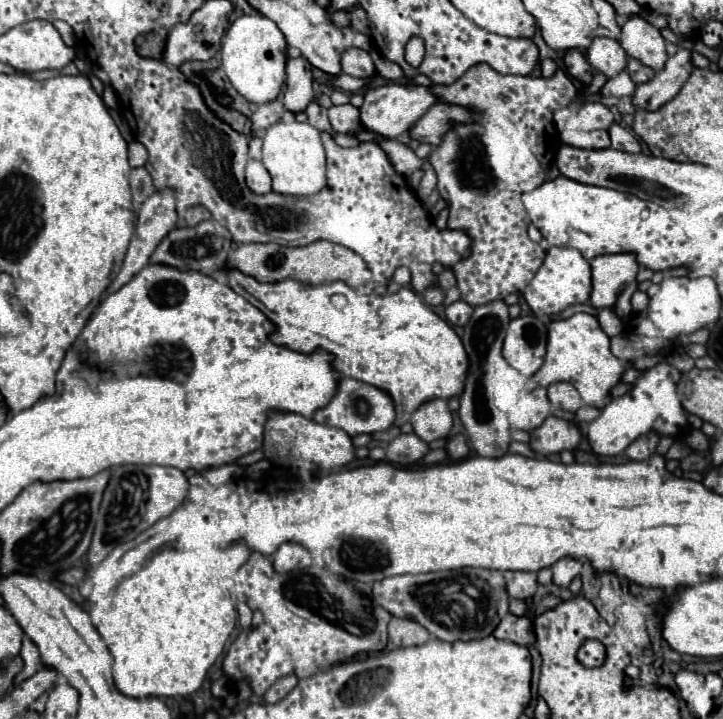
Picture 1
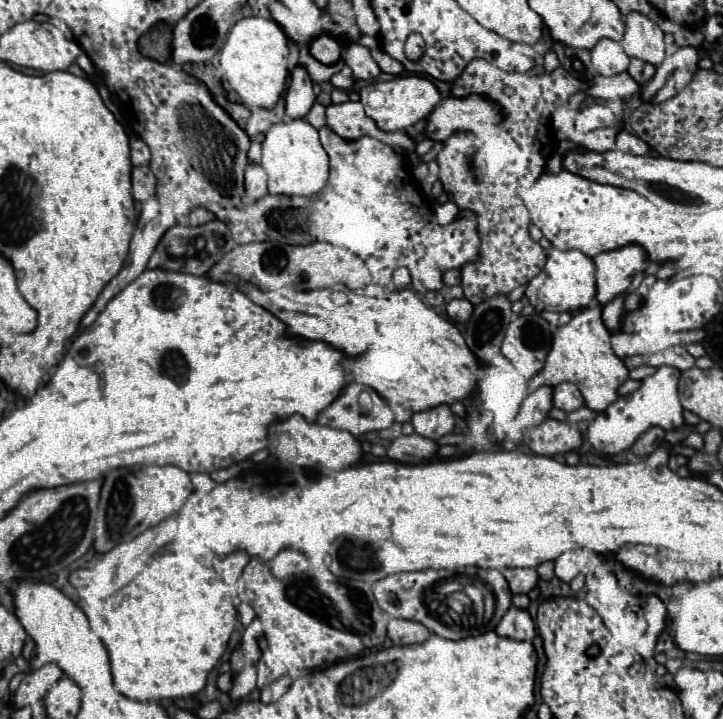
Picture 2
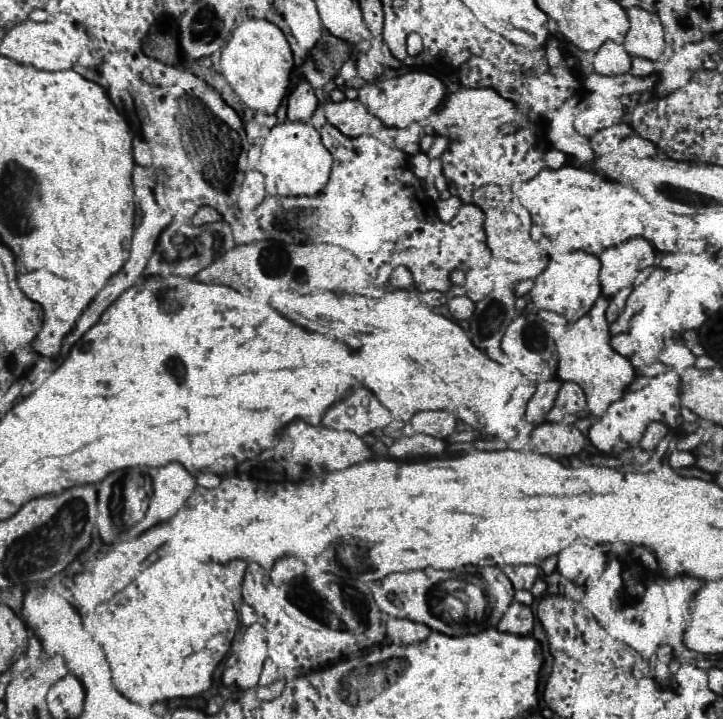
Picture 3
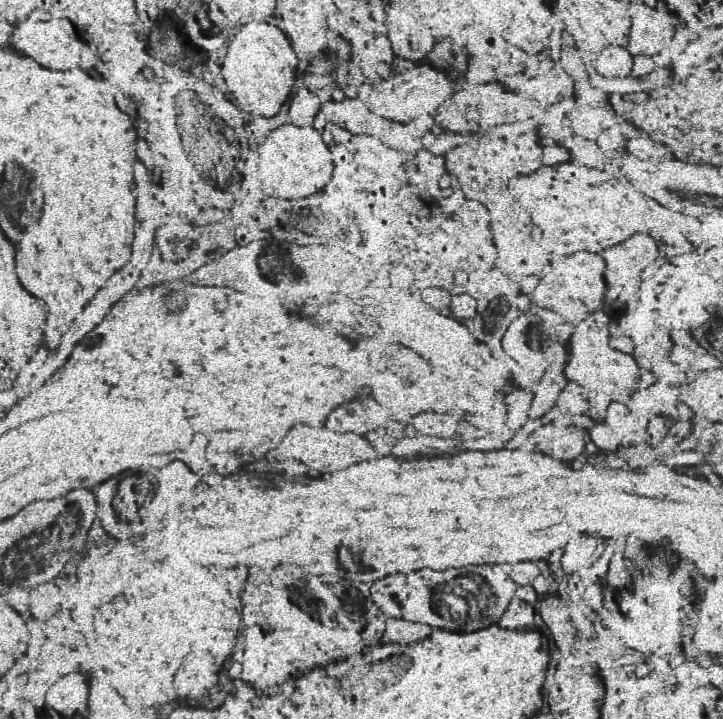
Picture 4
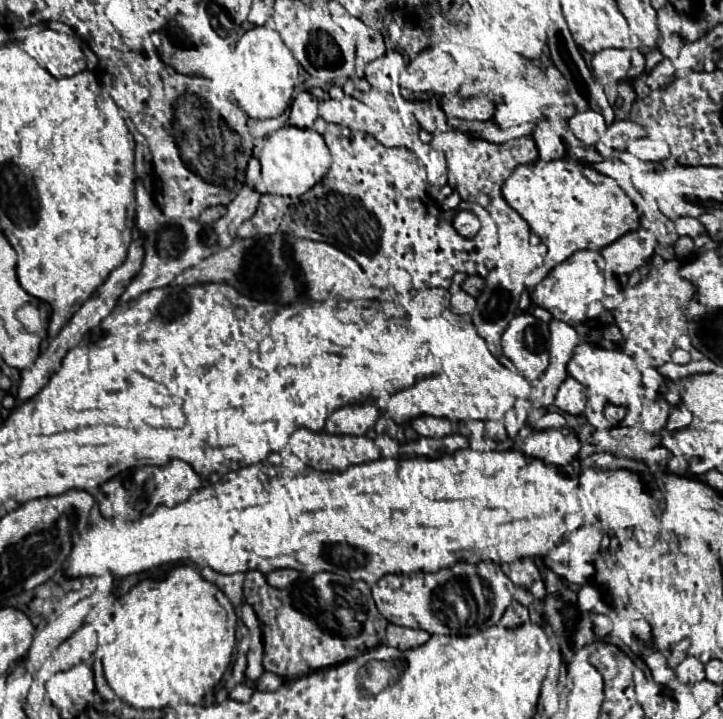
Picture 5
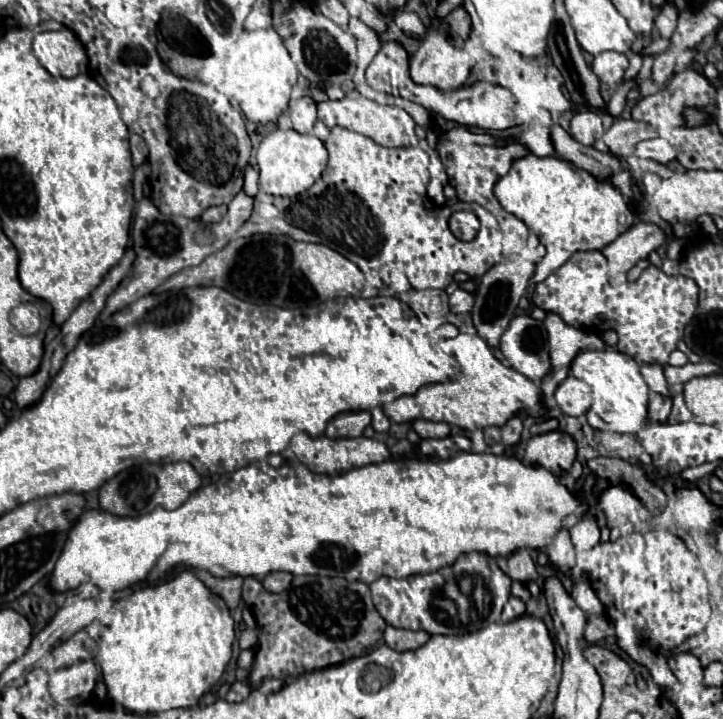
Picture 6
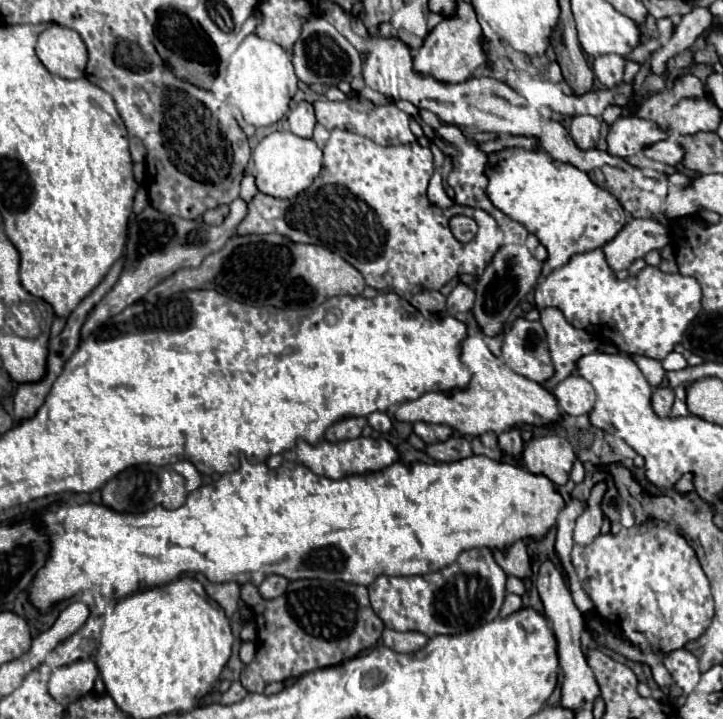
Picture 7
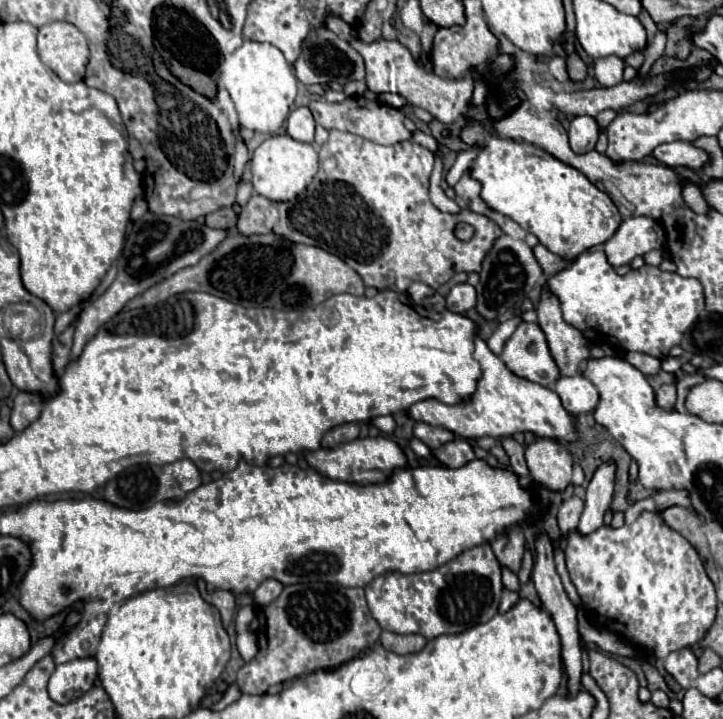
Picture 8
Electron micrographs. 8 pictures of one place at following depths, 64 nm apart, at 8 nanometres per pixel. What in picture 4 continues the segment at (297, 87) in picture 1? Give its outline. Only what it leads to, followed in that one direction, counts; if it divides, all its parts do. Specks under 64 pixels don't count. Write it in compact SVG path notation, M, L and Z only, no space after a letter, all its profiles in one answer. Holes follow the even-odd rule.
M302 88L294 94L290 102L290 112L288 112L288 122L296 126L310 126L316 114L320 112L320 100L316 94L310 90Z

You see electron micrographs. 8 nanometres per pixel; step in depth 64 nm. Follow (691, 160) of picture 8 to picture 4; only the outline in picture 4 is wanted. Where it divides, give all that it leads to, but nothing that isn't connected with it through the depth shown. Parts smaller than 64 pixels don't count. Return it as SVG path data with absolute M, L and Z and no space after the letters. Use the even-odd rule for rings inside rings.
M638 136L634 140L628 140L624 144L624 150L634 154L640 160L660 160L664 154L664 144L662 142L654 142L648 136Z

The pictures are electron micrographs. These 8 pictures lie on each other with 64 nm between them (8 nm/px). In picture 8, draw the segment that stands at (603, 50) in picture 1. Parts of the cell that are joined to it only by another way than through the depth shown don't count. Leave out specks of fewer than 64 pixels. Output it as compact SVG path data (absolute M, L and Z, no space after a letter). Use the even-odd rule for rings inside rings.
M606 56L598 58L594 62L594 72L596 80L602 86L616 86L622 82L622 72L624 72L624 60L618 56Z

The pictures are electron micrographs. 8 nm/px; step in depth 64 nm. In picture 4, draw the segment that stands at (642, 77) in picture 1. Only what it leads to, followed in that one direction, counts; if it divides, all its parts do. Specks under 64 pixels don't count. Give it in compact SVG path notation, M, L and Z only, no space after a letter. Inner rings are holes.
M638 54L634 56L634 68L632 68L632 76L644 76L654 68L652 60L646 54Z

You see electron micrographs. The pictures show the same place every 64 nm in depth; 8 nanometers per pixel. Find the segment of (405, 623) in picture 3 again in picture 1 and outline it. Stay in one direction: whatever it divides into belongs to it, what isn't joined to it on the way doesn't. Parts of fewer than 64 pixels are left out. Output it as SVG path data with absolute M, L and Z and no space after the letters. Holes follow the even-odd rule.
M392 618L388 624L388 636L394 646L418 646L430 638L430 632L414 620Z

